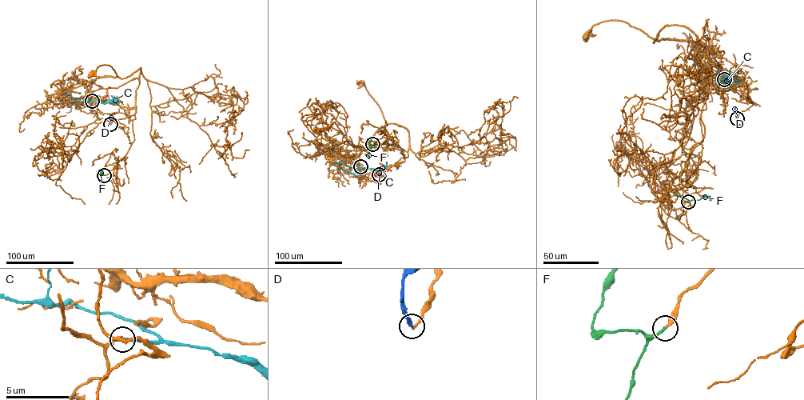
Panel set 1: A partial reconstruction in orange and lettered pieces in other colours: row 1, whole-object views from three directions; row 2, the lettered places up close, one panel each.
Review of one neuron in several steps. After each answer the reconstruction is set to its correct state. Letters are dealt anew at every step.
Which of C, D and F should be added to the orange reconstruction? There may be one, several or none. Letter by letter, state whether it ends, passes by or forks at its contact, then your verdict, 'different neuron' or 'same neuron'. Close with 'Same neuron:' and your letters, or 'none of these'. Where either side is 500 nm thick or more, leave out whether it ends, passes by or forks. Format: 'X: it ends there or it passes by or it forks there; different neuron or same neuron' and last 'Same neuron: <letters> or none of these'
C: it ends there; different neuron
D: it ends there; different neuron
F: it ends there; same neuron
Same neuron: F

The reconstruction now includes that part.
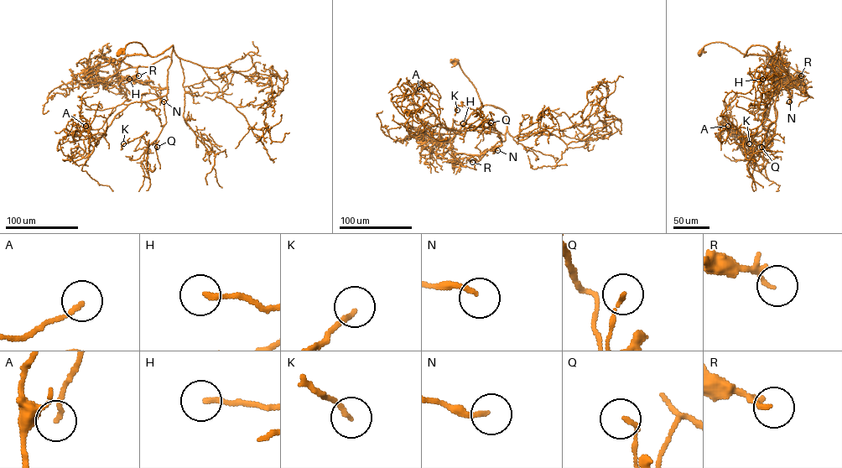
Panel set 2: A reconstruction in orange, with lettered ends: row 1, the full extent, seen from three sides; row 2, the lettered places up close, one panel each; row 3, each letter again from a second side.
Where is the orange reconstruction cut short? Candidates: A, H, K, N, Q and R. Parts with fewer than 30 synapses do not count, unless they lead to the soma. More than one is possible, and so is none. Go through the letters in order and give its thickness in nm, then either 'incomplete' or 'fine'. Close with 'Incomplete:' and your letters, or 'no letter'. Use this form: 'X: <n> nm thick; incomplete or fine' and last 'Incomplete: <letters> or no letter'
A: 160 nm thick; fine
H: 190 nm thick; incomplete
K: 160 nm thick; fine
N: 160 nm thick; fine
Q: 140 nm thick; fine
R: 120 nm thick; fine
Incomplete: H

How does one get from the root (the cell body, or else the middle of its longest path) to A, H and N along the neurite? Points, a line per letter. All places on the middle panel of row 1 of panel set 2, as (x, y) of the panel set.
A: (454, 63), (481, 105), (455, 135), (451, 151), (480, 160), (500, 135), (447, 127), (419, 89)
H: (454, 63), (459, 64), (475, 89), (481, 105), (453, 137), (442, 141), (473, 127), (463, 123)
N: (454, 63), (475, 89), (481, 105), (455, 135), (452, 152), (478, 155), (480, 160), (489, 149), (497, 150)

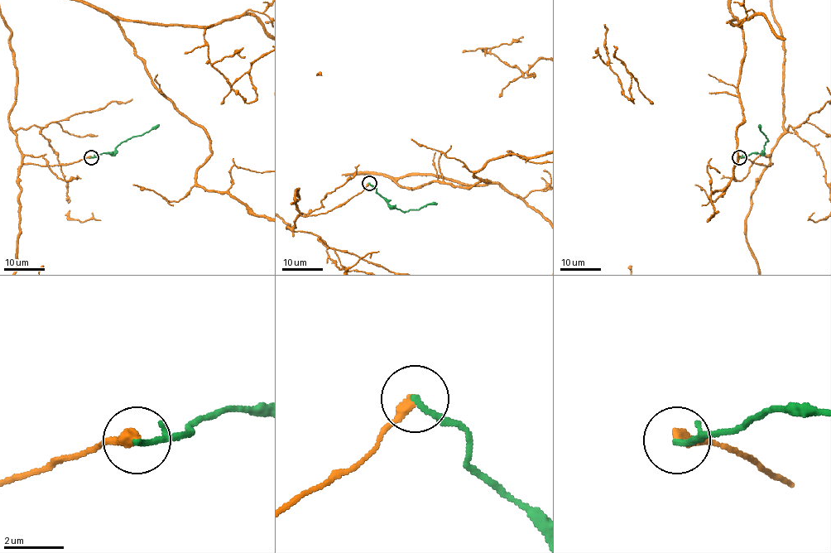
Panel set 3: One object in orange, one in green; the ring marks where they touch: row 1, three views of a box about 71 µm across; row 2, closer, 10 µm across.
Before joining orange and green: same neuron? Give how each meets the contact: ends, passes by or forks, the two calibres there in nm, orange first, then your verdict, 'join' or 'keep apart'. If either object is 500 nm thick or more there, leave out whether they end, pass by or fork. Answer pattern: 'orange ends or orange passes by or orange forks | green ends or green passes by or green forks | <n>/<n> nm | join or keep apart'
orange ends | green ends | 360/190 nm | keep apart

